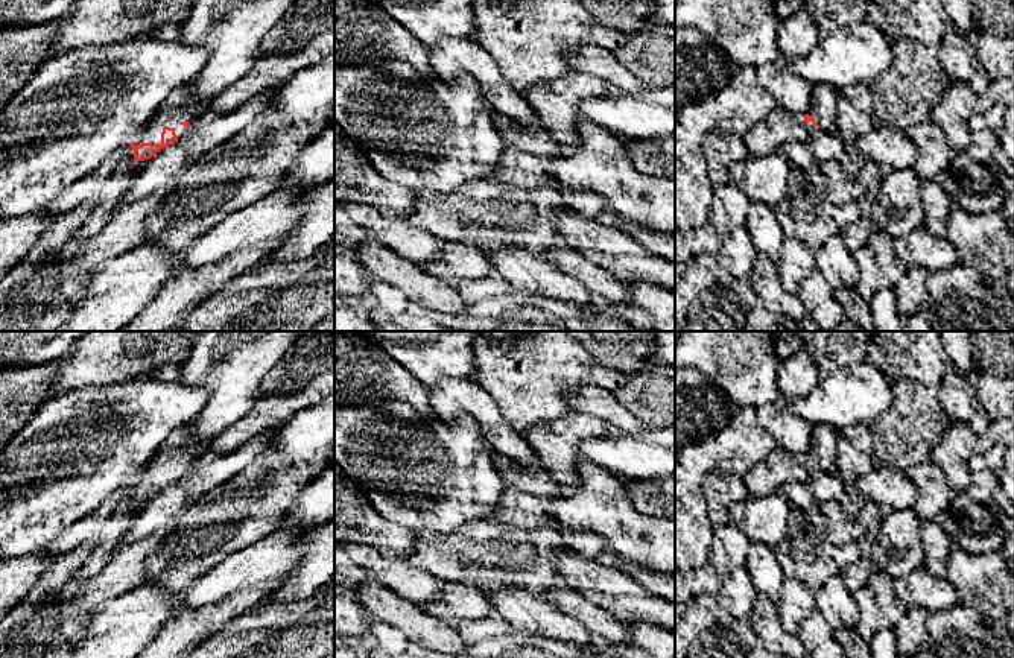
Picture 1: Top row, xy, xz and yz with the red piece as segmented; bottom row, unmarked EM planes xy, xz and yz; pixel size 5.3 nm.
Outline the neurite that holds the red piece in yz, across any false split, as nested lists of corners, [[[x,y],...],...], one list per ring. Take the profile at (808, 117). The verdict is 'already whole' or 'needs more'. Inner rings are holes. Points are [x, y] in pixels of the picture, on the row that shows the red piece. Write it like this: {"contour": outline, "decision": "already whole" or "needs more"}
{"contour": [[[827,84],[813,87],[810,111],[804,115],[804,122],[812,122],[824,134],[830,134],[838,129],[838,108],[836,102],[841,93]]], "decision": "needs more"}

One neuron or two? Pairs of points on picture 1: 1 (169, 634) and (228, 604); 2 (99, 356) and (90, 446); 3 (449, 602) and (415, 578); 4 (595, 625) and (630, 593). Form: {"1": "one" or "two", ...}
{"1": "one", "2": "two", "3": "two", "4": "two"}

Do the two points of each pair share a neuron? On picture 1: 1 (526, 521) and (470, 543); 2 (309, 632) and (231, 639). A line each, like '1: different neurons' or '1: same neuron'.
1: different neurons
2: same neuron

